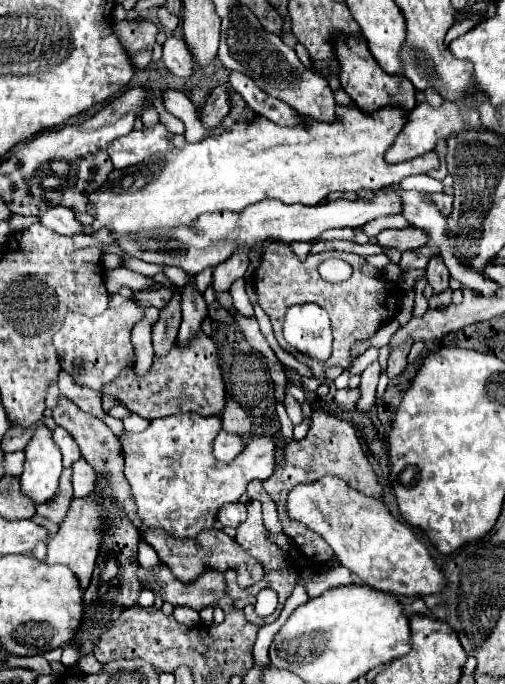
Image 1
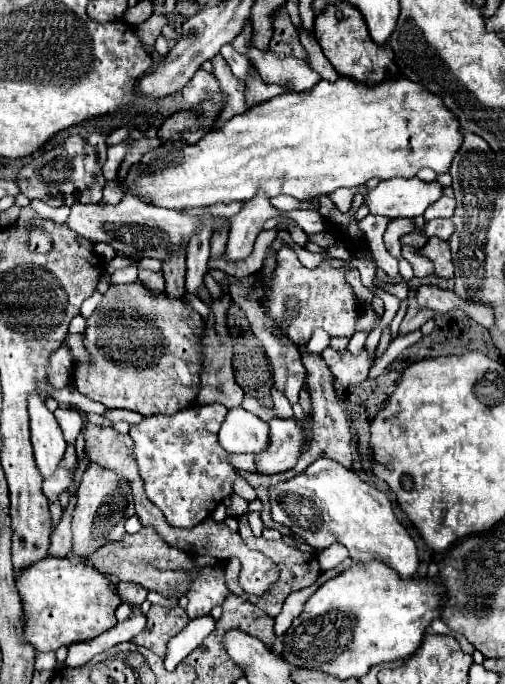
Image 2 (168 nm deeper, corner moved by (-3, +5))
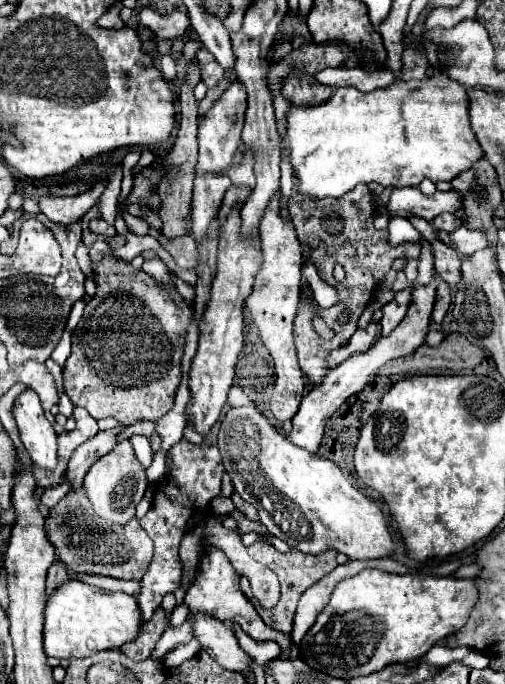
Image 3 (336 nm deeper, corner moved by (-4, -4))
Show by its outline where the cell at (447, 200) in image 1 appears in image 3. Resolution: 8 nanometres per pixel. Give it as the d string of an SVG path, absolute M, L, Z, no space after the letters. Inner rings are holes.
M441 213L441 215L437 215L437 217L431 221L431 225L433 225L435 231L447 231L447 233L451 233L451 231L455 231L457 227L461 227L463 223L461 223L461 219L455 217L453 213Z

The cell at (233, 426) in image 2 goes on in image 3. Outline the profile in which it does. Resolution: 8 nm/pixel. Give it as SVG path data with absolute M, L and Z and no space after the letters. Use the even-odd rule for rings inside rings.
M231 407L219 429L219 451L225 463L225 471L231 475L235 491L251 505L257 507L261 523L269 529L271 535L287 541L291 547L319 555L327 549L337 549L349 559L381 559L395 553L395 541L387 527L385 513L379 505L355 489L343 471L329 459L307 453L305 449L295 447L283 435L269 425L269 421L259 415L253 407Z

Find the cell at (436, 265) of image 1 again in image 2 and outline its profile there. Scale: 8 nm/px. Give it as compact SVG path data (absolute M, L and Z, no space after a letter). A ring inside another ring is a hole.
M432 236L428 240L428 244L422 248L422 254L434 262L436 276L440 276L440 278L454 276L454 266L452 266L452 258L450 258L450 244L446 240L438 240L436 236Z

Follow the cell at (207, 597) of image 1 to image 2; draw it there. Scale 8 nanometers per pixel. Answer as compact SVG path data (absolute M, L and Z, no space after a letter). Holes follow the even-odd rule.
M142 526L142 530L136 534L124 534L122 540L118 542L104 544L96 552L92 552L86 558L86 562L92 564L96 570L114 576L116 580L134 582L158 594L178 592L180 596L190 590L192 580L200 572L192 568L192 558L186 552L170 548L162 538L158 538L158 532L154 532L154 528L146 528L146 526Z

